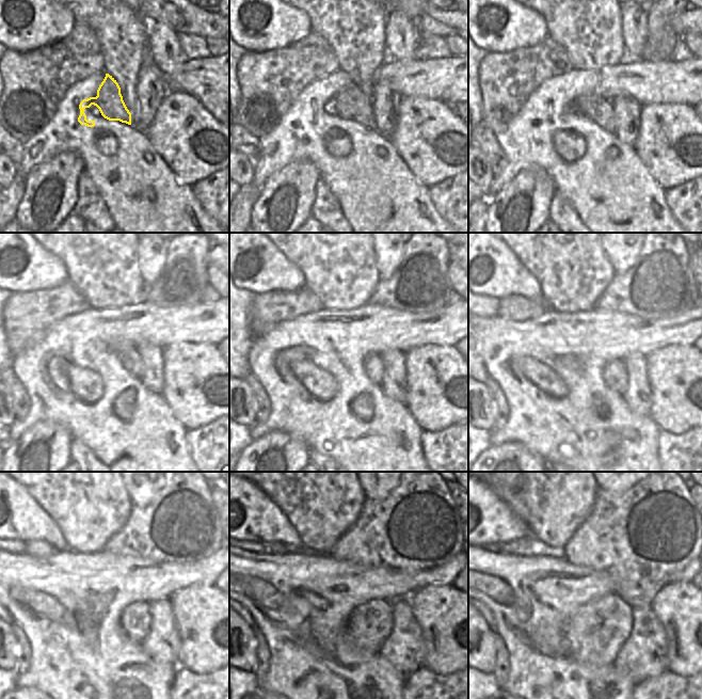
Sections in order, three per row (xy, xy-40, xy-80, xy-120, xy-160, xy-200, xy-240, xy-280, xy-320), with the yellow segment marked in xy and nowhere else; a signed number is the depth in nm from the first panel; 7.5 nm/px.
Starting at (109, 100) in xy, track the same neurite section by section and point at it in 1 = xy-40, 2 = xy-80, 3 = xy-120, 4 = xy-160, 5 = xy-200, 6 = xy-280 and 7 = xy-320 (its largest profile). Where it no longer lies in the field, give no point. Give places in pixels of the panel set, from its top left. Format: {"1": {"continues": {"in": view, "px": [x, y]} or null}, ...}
{"1": {"continues": {"in": "xy-40", "px": [351, 102]}}, "2": {"continues": {"in": "xy-80", "px": [591, 105]}}, "3": {"continues": {"in": "xy-120", "px": [129, 356]}}, "4": {"continues": {"in": "xy-160", "px": [373, 364]}}, "5": {"continues": {"in": "xy-200", "px": [616, 374]}}, "6": {"continues": {"in": "xy-280", "px": [368, 626]}}, "7": {"continues": {"in": "xy-320", "px": [594, 633]}}}

